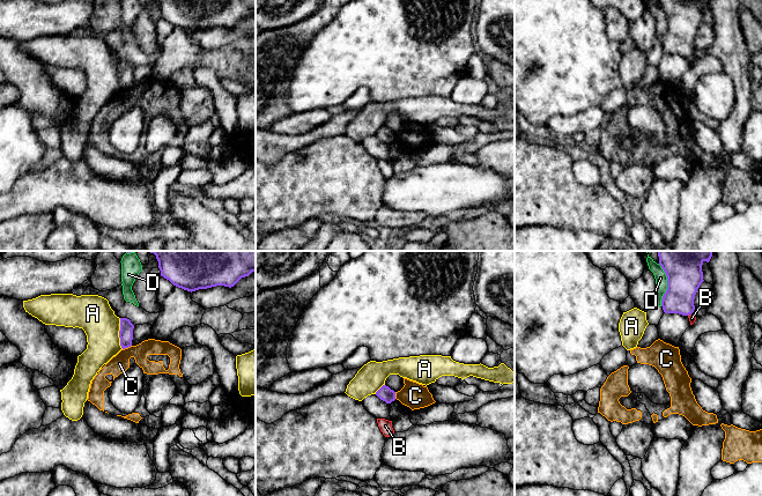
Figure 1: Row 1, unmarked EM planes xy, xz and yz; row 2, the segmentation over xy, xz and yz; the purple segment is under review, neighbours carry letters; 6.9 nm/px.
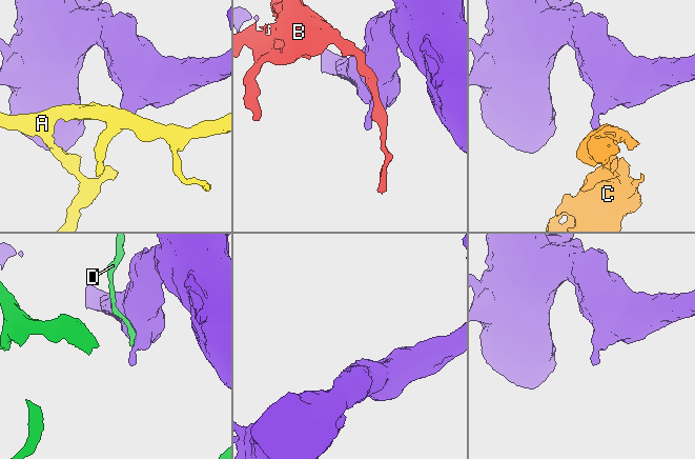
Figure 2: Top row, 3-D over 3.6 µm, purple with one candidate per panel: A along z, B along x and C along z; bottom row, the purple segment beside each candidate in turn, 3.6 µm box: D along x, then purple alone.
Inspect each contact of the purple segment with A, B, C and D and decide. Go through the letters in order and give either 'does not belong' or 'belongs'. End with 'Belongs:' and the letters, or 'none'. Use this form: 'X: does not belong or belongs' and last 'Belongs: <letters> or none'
A: does not belong
B: does not belong
C: does not belong
D: does not belong
Belongs: none

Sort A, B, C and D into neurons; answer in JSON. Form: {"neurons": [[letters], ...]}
{"neurons": [["A"], ["B"], ["C"], ["D"]]}

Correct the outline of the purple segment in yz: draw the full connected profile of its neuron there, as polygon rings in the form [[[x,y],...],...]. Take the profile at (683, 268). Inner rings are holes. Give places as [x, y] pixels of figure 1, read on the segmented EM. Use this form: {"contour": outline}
{"contour": [[[657,251],[659,265],[667,276],[667,290],[661,306],[665,313],[689,316],[703,280],[702,265],[709,262],[713,251]]]}

